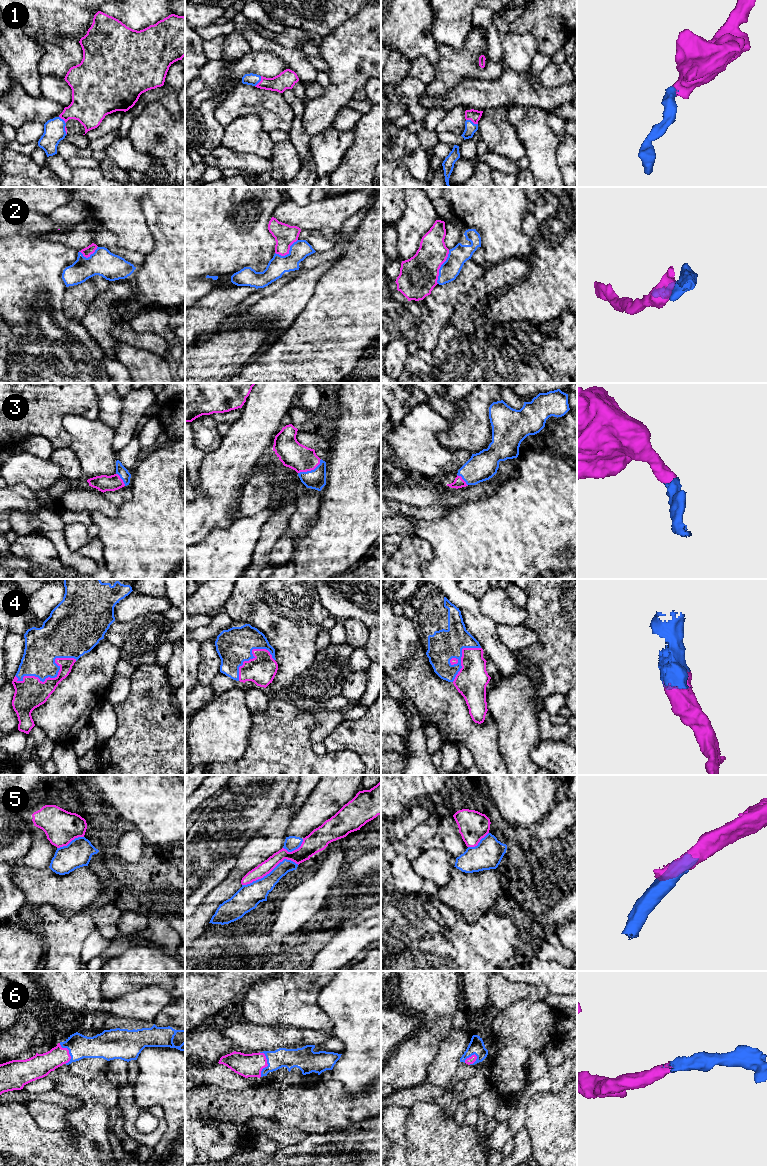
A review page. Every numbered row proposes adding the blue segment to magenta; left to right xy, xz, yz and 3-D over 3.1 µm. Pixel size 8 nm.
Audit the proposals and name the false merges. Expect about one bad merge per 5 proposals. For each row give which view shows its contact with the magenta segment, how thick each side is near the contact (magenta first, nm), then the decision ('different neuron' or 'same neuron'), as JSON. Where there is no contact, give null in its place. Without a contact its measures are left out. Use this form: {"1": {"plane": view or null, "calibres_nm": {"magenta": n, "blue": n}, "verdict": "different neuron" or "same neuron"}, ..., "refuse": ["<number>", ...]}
{"1": {"plane": "yz", "calibres_nm": {"magenta": 100, "blue": 100}, "verdict": "same neuron"}, "2": {"plane": "yz", "calibres_nm": {"magenta": 300, "blue": 160}, "verdict": "different neuron"}, "3": {"plane": "xz", "calibres_nm": {"magenta": 220, "blue": 160}, "verdict": "same neuron"}, "4": {"plane": "xy", "calibres_nm": {"magenta": 240, "blue": 260}, "verdict": "same neuron"}, "5": {"plane": "xz", "calibres_nm": {"magenta": 110, "blue": 190}, "verdict": "different neuron"}, "6": {"plane": "xz", "calibres_nm": {"magenta": 190, "blue": 160}, "verdict": "same neuron"}, "refuse": ["2", "5"]}

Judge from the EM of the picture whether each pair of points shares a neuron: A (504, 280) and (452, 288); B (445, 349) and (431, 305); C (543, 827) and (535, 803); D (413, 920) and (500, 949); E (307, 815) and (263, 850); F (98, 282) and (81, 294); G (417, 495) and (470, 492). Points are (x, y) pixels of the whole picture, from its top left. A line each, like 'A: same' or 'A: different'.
A: different
B: different
C: different
D: same
E: different
F: same
G: same

